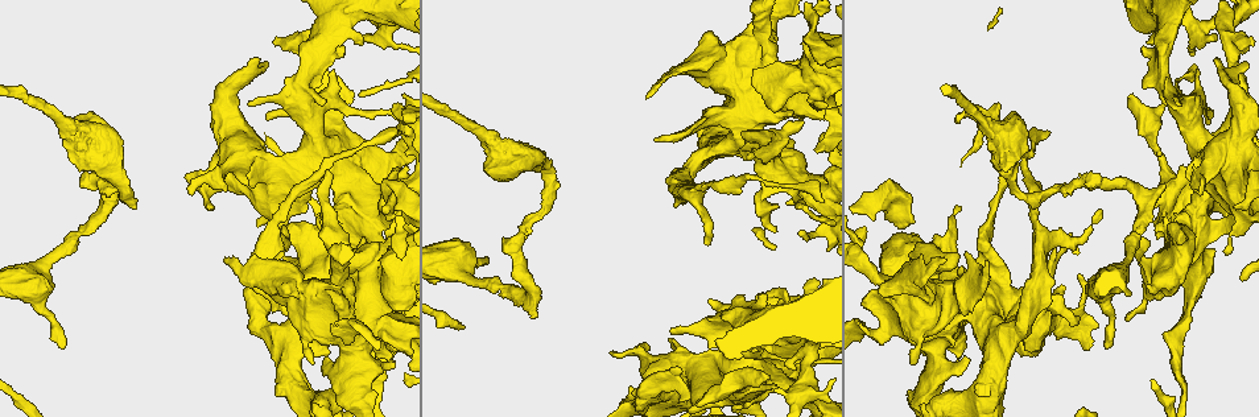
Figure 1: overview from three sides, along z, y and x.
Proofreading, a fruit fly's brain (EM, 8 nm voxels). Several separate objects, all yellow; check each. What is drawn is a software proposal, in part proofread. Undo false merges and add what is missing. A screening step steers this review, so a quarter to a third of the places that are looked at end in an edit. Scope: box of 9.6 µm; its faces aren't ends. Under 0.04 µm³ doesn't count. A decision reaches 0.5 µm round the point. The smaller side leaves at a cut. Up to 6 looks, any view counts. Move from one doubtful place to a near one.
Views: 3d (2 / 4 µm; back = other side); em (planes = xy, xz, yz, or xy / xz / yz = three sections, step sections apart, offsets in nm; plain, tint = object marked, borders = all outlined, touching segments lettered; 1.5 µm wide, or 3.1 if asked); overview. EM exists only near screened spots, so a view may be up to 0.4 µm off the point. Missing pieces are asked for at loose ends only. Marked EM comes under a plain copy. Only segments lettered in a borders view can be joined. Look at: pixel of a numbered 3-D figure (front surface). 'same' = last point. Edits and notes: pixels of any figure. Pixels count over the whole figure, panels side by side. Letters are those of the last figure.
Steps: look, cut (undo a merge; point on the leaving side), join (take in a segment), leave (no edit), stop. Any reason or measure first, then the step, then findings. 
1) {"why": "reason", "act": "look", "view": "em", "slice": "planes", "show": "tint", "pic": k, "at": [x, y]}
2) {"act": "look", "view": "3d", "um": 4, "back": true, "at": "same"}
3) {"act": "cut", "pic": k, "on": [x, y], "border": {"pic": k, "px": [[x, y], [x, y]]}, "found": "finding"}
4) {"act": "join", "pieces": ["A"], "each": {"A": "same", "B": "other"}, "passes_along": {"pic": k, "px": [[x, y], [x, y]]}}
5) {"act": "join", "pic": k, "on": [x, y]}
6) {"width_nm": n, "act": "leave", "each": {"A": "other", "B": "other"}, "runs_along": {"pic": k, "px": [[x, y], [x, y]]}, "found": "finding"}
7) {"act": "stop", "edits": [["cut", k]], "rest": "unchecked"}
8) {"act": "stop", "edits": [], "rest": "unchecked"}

{"why": "sudden change in width", "act": "look", "view": "3d", "um": 4, "pic": 1, "at": [998, 131]}

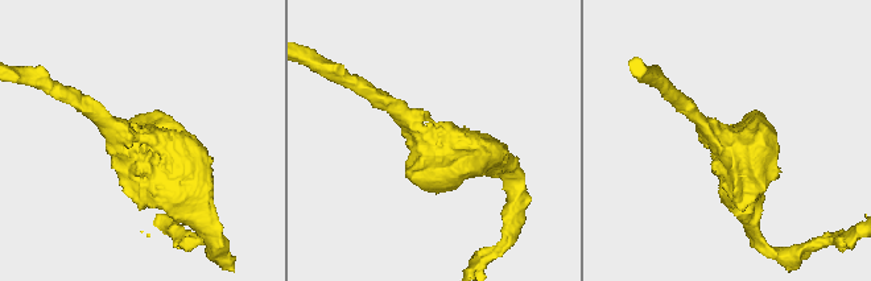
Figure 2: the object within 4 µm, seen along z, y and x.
{"why": "now the EM", "act": "look", "view": "em", "slice": "planes", "show": "borders", "pic": 2, "at": [728, 141]}

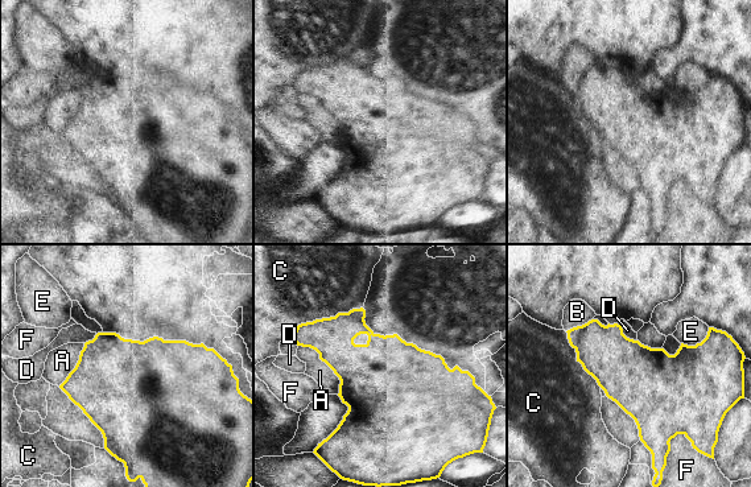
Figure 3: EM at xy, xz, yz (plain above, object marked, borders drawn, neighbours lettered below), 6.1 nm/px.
{"width_nm": 600, "act": "leave", "each": {"A": "other", "B": "other", "C": "other", "D": "other", "E": "other", "F": "other"}, "border": {"pic": 3, "px": [[690, 441], [676, 434], [668, 452]]}, "found": "continuous, no second neuron"}

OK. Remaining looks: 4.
{"why": "free end", "act": "look", "view": "3d", "um": 2, "pic": 1, "at": [537, 315]}

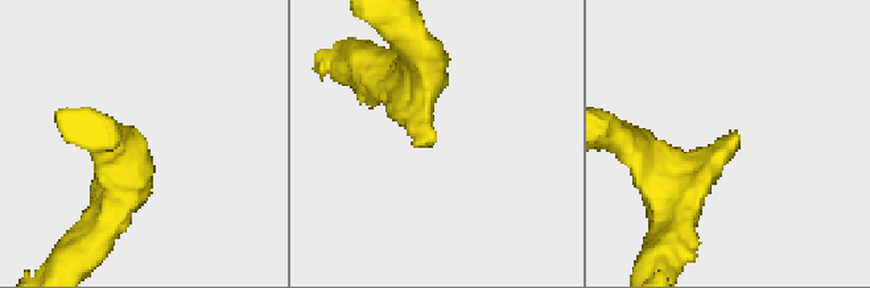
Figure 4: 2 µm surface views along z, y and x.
{"why": "now the EM", "act": "look", "view": "em", "slice": "planes", "show": "tint", "pic": 4, "at": [732, 134]}

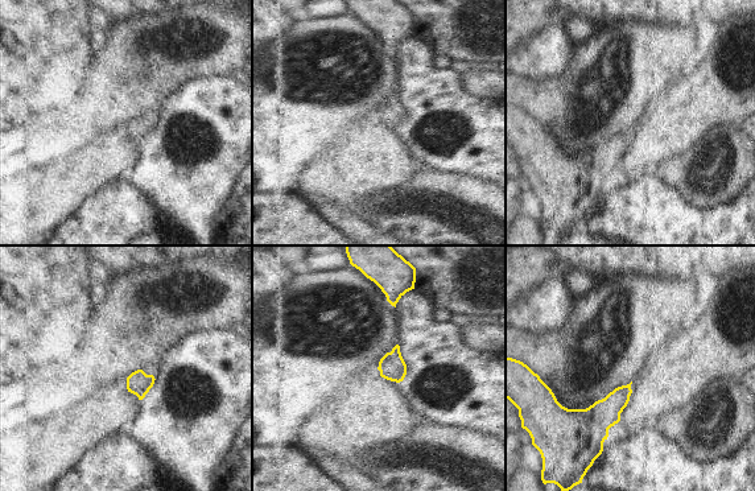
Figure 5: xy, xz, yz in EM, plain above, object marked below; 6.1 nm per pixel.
{"why": "see the neighbours", "act": "look", "view": "em", "slice": "planes", "show": "borders", "at": "same"}

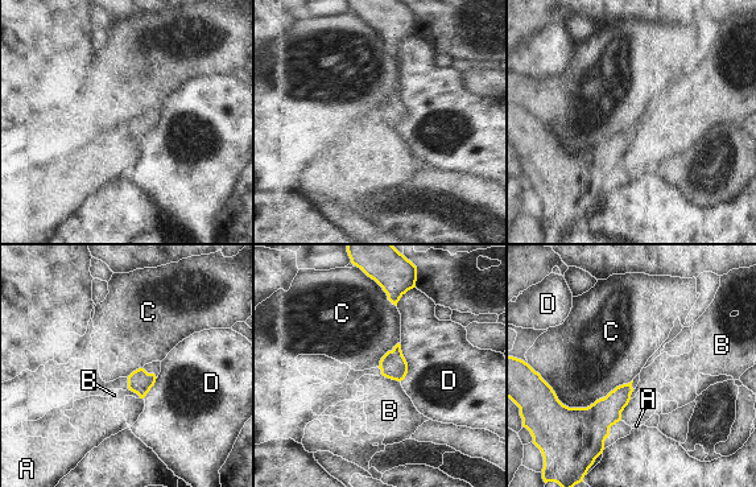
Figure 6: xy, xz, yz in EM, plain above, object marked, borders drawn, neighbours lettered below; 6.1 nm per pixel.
{"act": "leave", "each": {"A": "other", "B": "other", "C": "other", "D": "other"}, "border": {"pic": 6, "px": [[632, 379], [586, 407], [544, 380]]}, "found": "none of them fits"}

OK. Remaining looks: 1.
{"why": "free end", "act": "look", "view": "em", "slice": "planes", "show": "borders", "pic": 1, "at": [1214, 61]}

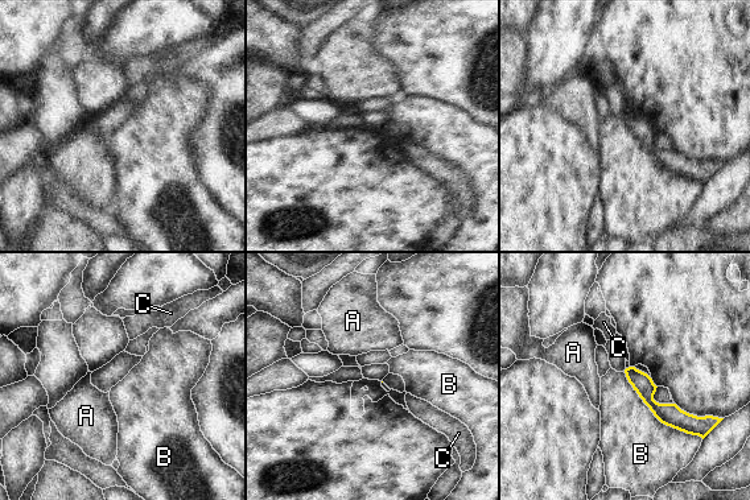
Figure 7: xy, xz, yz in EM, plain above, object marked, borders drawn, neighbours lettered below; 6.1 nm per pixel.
{"act": "leave", "each": {"A": "other", "B": "other", "C": "other"}, "found": "none of them fits"}

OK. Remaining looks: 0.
{"act": "stop", "edits": [], "rest": "unchecked"}

